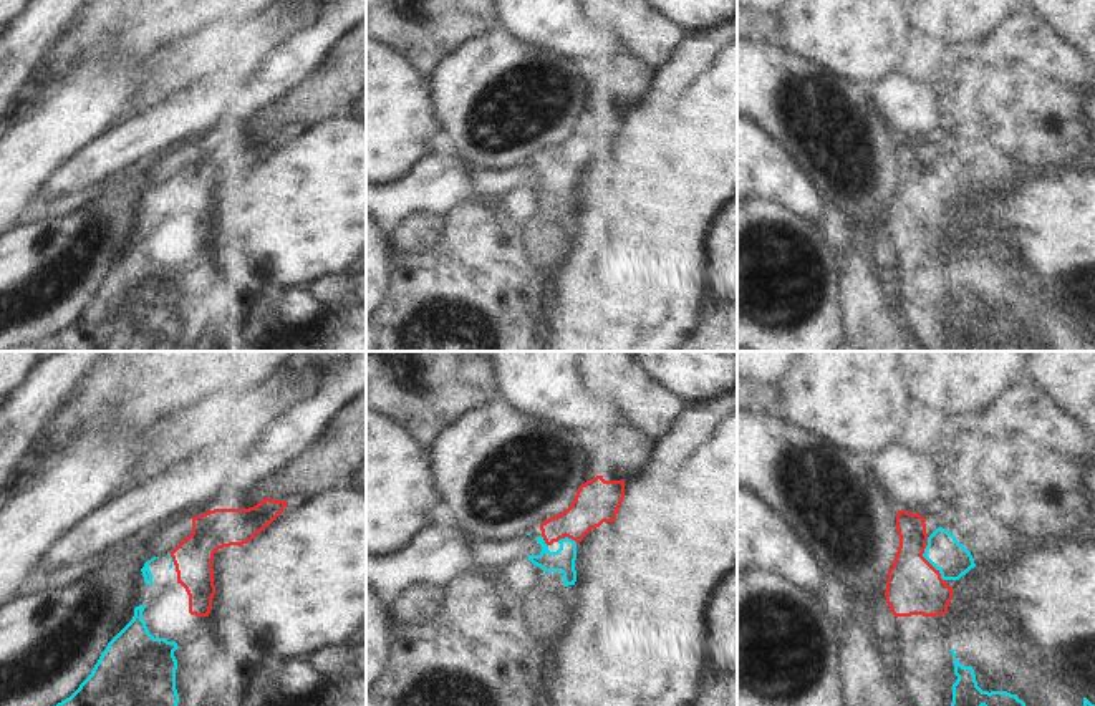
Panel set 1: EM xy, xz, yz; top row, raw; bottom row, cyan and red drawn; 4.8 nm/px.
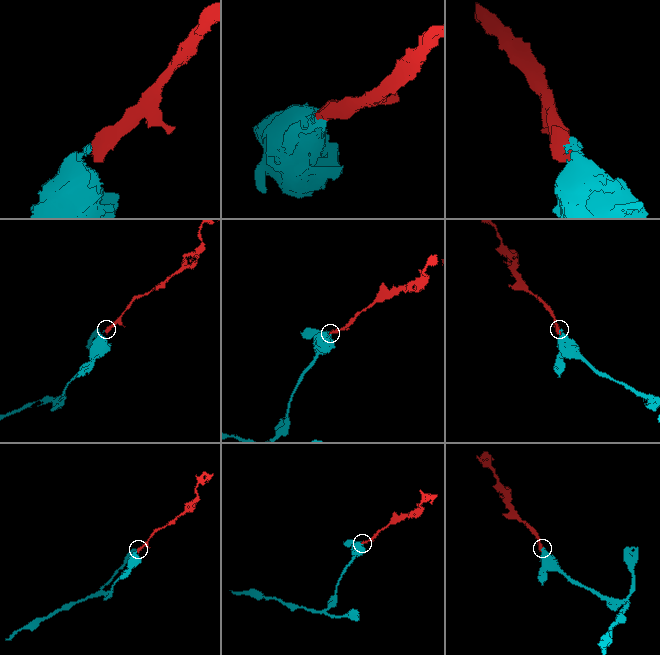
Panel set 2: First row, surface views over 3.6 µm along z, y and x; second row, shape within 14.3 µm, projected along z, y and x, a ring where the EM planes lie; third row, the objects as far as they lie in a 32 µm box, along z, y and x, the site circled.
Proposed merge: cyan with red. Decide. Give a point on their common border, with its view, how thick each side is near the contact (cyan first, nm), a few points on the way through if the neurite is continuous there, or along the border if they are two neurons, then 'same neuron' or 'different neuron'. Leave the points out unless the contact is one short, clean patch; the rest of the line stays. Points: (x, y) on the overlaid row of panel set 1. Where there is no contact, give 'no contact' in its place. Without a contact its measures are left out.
meets cyan in yz at (925, 557); 170 nm thick on the cyan side, 280 nm on the other; runs through yz (953, 560), (925, 557), (915, 587); same neuron

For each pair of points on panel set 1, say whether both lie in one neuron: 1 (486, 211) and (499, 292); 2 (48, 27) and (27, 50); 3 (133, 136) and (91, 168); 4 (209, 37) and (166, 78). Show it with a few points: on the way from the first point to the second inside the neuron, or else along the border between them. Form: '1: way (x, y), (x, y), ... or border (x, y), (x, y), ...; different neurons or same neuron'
1: way (486, 231), (486, 272); same neuron
2: way (43, 32), (30, 45); same neuron
3: way (123, 146), (101, 159); same neuron
4: way (199, 47), (176, 68); same neuron

